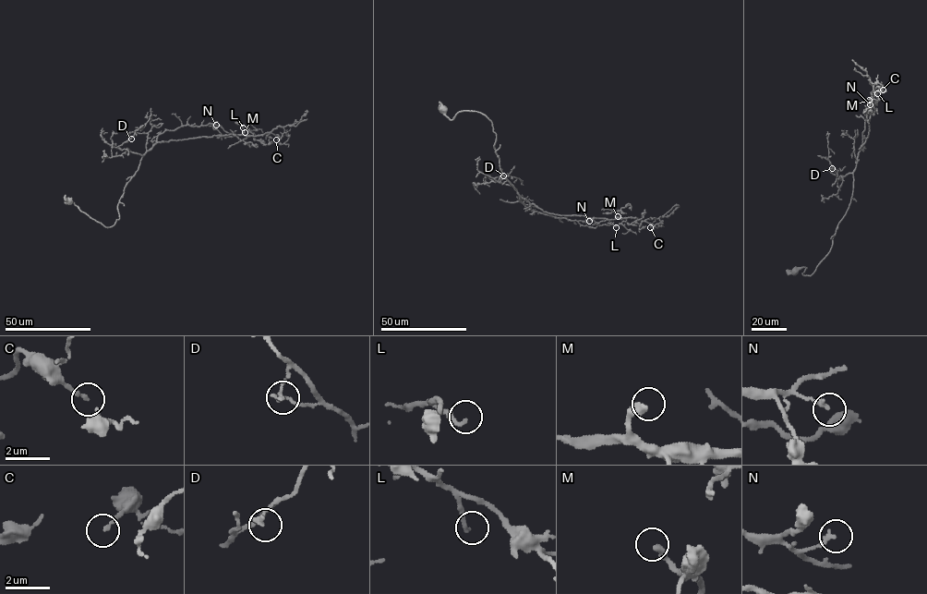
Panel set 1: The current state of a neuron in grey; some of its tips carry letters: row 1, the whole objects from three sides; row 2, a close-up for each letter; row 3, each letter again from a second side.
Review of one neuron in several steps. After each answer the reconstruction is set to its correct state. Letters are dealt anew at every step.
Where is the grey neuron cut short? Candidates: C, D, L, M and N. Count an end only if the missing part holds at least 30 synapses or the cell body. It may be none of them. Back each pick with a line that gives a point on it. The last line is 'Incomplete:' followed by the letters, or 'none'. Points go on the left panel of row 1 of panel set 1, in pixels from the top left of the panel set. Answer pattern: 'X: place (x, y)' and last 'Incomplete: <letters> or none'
M: place (245, 132)
Incomplete: M

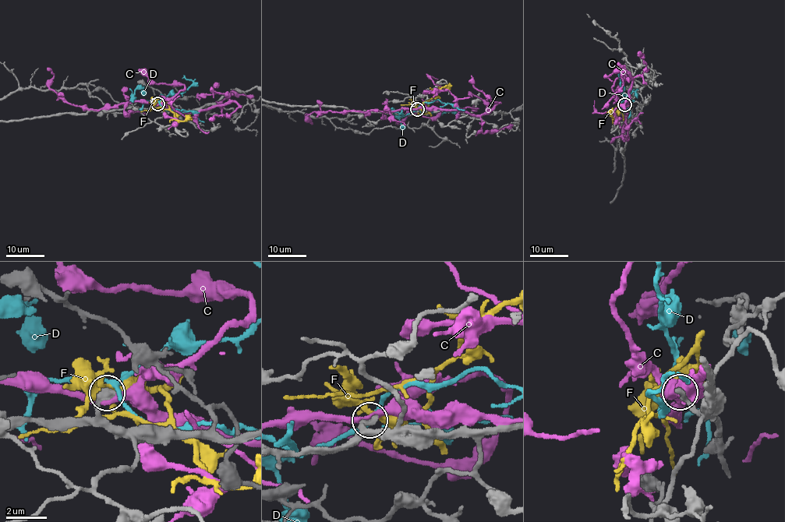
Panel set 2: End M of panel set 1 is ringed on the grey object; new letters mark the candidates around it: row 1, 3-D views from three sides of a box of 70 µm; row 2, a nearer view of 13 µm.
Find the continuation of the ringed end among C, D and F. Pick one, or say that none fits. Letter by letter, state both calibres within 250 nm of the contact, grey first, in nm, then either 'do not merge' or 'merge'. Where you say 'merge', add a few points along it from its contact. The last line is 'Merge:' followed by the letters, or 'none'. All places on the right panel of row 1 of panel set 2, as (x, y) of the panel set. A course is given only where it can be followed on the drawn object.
C: calibres 360 and 320 nm; do not merge
D: calibres 320 and 190 nm; do not merge
F: calibres 320 and 400 nm; do not merge
Merge: none

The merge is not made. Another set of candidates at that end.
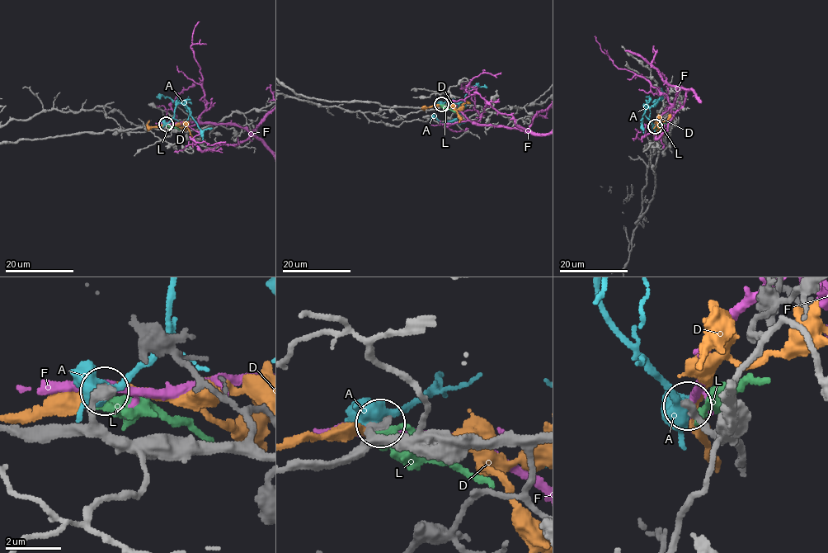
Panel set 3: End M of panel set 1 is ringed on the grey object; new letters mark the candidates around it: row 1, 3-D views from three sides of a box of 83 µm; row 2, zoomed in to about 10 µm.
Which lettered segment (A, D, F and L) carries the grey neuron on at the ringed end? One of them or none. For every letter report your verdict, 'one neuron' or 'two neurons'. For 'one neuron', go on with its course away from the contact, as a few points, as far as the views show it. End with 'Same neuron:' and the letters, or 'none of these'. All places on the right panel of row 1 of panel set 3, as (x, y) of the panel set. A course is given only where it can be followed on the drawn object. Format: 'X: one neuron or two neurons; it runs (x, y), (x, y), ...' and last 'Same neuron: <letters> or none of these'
A: one neuron; it runs (655, 126), (645, 115), (644, 108), (646, 103), (649, 106), (662, 96), (656, 100), (658, 102)
D: two neurons
F: two neurons
L: two neurons
Same neuron: A

